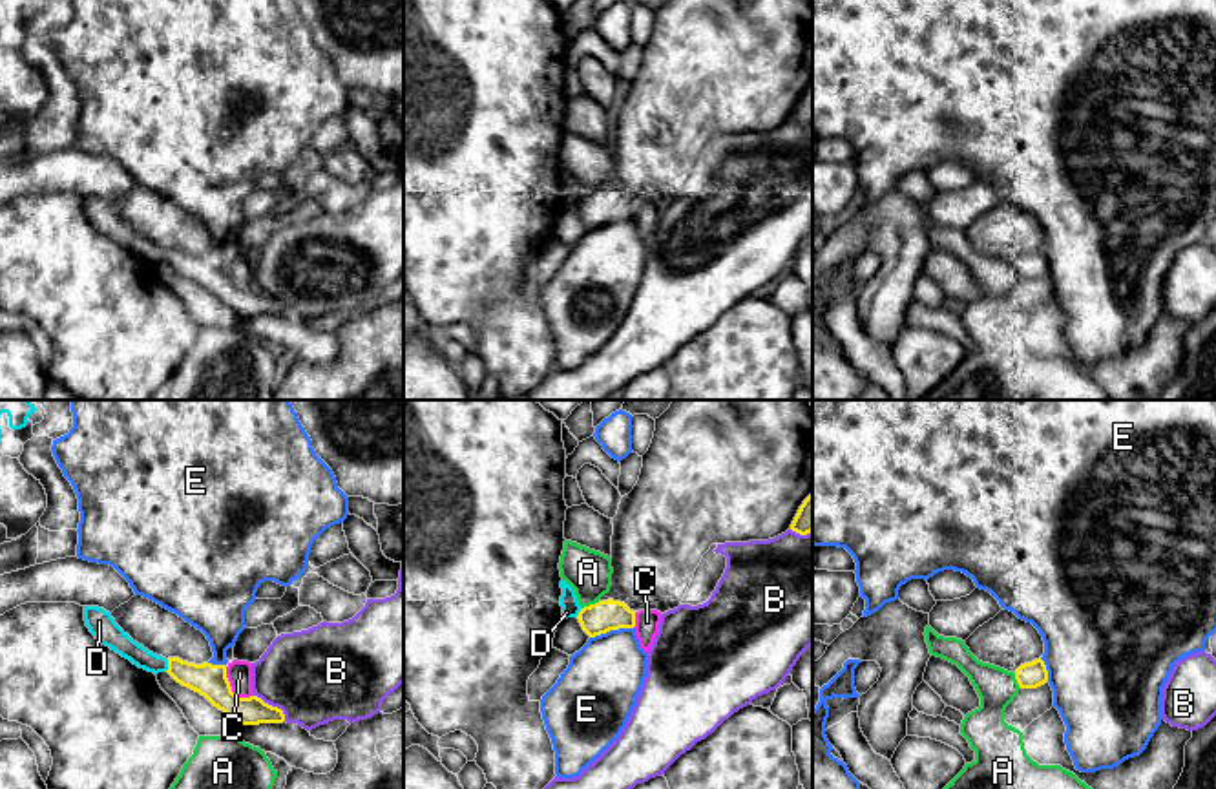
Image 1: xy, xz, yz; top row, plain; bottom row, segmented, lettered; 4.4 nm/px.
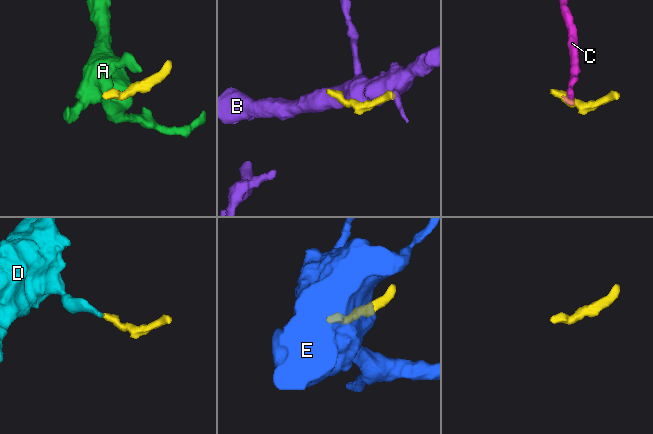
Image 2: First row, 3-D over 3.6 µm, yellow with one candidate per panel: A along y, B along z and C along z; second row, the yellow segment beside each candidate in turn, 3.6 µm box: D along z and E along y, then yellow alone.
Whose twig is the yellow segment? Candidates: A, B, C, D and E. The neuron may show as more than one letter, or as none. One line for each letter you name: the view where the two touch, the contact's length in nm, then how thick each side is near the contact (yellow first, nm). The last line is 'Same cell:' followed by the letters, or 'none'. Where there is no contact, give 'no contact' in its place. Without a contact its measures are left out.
D: contact in xy; length 60 nm; calibres 150 and 90 nm
Same cell: D

